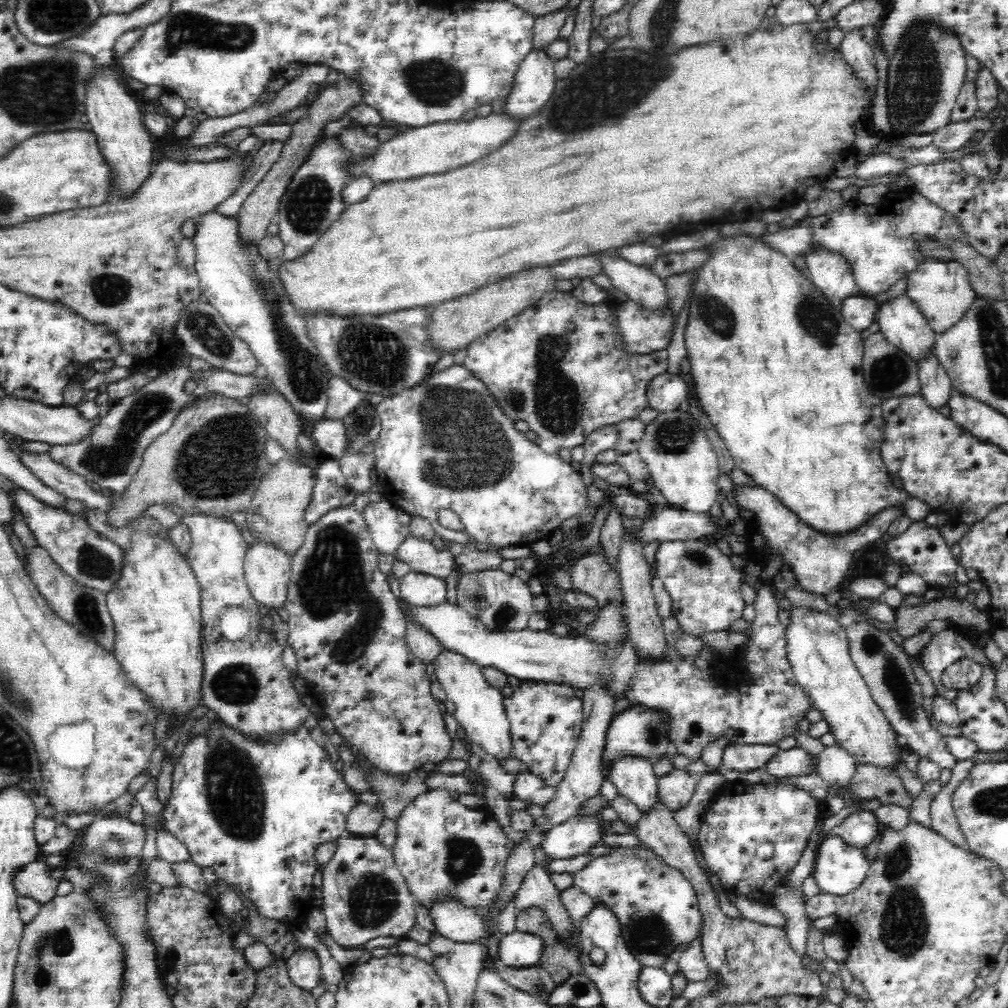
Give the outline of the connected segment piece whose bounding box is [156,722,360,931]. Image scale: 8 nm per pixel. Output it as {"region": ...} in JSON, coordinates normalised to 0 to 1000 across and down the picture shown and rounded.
{"region":[[[212,716],[208,722],[208,728],[202,730],[196,725],[194,732],[190,732],[182,743],[179,754],[172,764],[171,786],[166,798],[157,807],[155,815],[159,821],[172,827],[179,835],[185,838],[188,853],[198,861],[210,861],[216,873],[228,879],[232,879],[244,889],[258,911],[273,913],[289,924],[304,916],[308,903],[312,901],[310,885],[312,885],[311,873],[318,859],[313,854],[313,843],[322,835],[332,835],[344,824],[344,812],[346,806],[357,796],[346,779],[339,773],[339,765],[330,761],[326,753],[326,747],[315,739],[309,731],[309,726],[300,720],[293,727],[284,727],[280,732],[270,732],[268,736],[260,736],[259,732],[243,731],[243,728],[235,726],[221,716]]]}

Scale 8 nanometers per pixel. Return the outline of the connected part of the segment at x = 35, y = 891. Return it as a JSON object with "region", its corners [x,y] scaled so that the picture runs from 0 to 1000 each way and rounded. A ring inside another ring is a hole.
{"region":[[[43,852],[33,853],[14,868],[17,889],[27,889],[40,896],[49,896],[56,889],[60,870]]]}

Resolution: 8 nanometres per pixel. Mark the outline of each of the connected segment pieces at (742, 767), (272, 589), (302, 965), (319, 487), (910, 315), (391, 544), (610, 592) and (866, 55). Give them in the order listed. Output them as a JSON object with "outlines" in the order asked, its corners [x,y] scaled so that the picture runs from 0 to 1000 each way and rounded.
{"outlines":[[[[721,738],[714,758],[722,764],[744,766],[758,761],[760,754],[772,746],[772,739],[760,738]]],[[[254,537],[245,545],[241,566],[247,588],[261,607],[283,602],[289,567],[287,552],[280,545]]],[[[296,940],[282,954],[290,975],[302,982],[310,982],[319,972],[317,951],[310,941]]],[[[319,454],[314,460],[312,472],[309,496],[302,506],[302,517],[307,522],[324,510],[325,506],[350,500],[355,490],[344,480],[332,454]]],[[[893,293],[875,302],[868,317],[877,335],[895,346],[907,360],[927,350],[928,329],[903,295]]],[[[367,498],[363,503],[359,504],[359,512],[364,521],[364,526],[375,545],[377,551],[387,552],[391,555],[391,550],[395,543],[403,537],[408,531],[406,522],[400,522],[394,516],[394,504],[388,499],[371,500]]],[[[580,550],[572,553],[563,565],[566,571],[567,585],[587,592],[591,596],[593,603],[600,602],[602,598],[619,598],[615,573],[610,563],[603,560],[603,557],[596,550]]],[[[849,29],[841,32],[841,34],[837,34],[837,42],[835,42],[833,54],[838,59],[839,63],[842,63],[843,67],[846,67],[846,71],[849,72],[851,78],[855,79],[855,81],[859,83],[859,87],[863,87],[863,91],[867,92],[868,96],[868,91],[872,78],[869,74],[870,70],[867,52],[865,51],[864,46],[859,44],[858,40],[856,40],[853,30]]]]}

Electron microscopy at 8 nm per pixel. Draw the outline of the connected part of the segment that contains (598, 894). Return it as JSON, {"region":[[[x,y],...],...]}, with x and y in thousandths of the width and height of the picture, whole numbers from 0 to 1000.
{"region":[[[637,839],[637,841],[611,841],[611,843],[609,843],[607,847],[603,847],[603,849],[598,848],[597,851],[591,850],[578,862],[567,867],[567,877],[576,881],[585,891],[588,891],[588,893],[600,897],[604,903],[613,910],[616,917],[617,930],[623,941],[625,941],[625,946],[634,953],[636,959],[657,959],[661,952],[668,950],[669,944],[676,943],[677,940],[682,940],[695,923],[695,915],[697,912],[693,904],[691,886],[688,877],[685,877],[685,874],[681,873],[681,870],[675,863],[667,860],[663,861],[653,849],[649,849],[649,845],[647,845],[645,841],[641,841],[641,839]]]}

